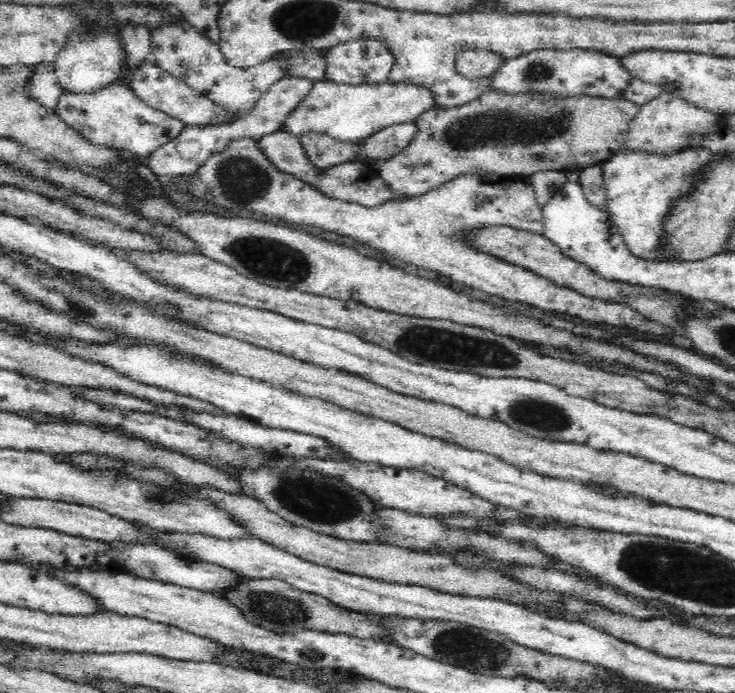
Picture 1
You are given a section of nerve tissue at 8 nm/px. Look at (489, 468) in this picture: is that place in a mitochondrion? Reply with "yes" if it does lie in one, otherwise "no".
no

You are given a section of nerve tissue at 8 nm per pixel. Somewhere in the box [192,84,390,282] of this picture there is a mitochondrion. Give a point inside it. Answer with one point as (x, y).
(239, 177)

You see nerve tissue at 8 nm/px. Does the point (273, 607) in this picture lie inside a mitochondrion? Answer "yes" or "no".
yes

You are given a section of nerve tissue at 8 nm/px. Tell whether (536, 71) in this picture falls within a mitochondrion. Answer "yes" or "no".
yes

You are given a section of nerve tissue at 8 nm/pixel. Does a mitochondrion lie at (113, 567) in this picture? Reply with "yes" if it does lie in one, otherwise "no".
no

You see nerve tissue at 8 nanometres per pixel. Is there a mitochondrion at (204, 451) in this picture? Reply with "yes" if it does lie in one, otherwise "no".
no

